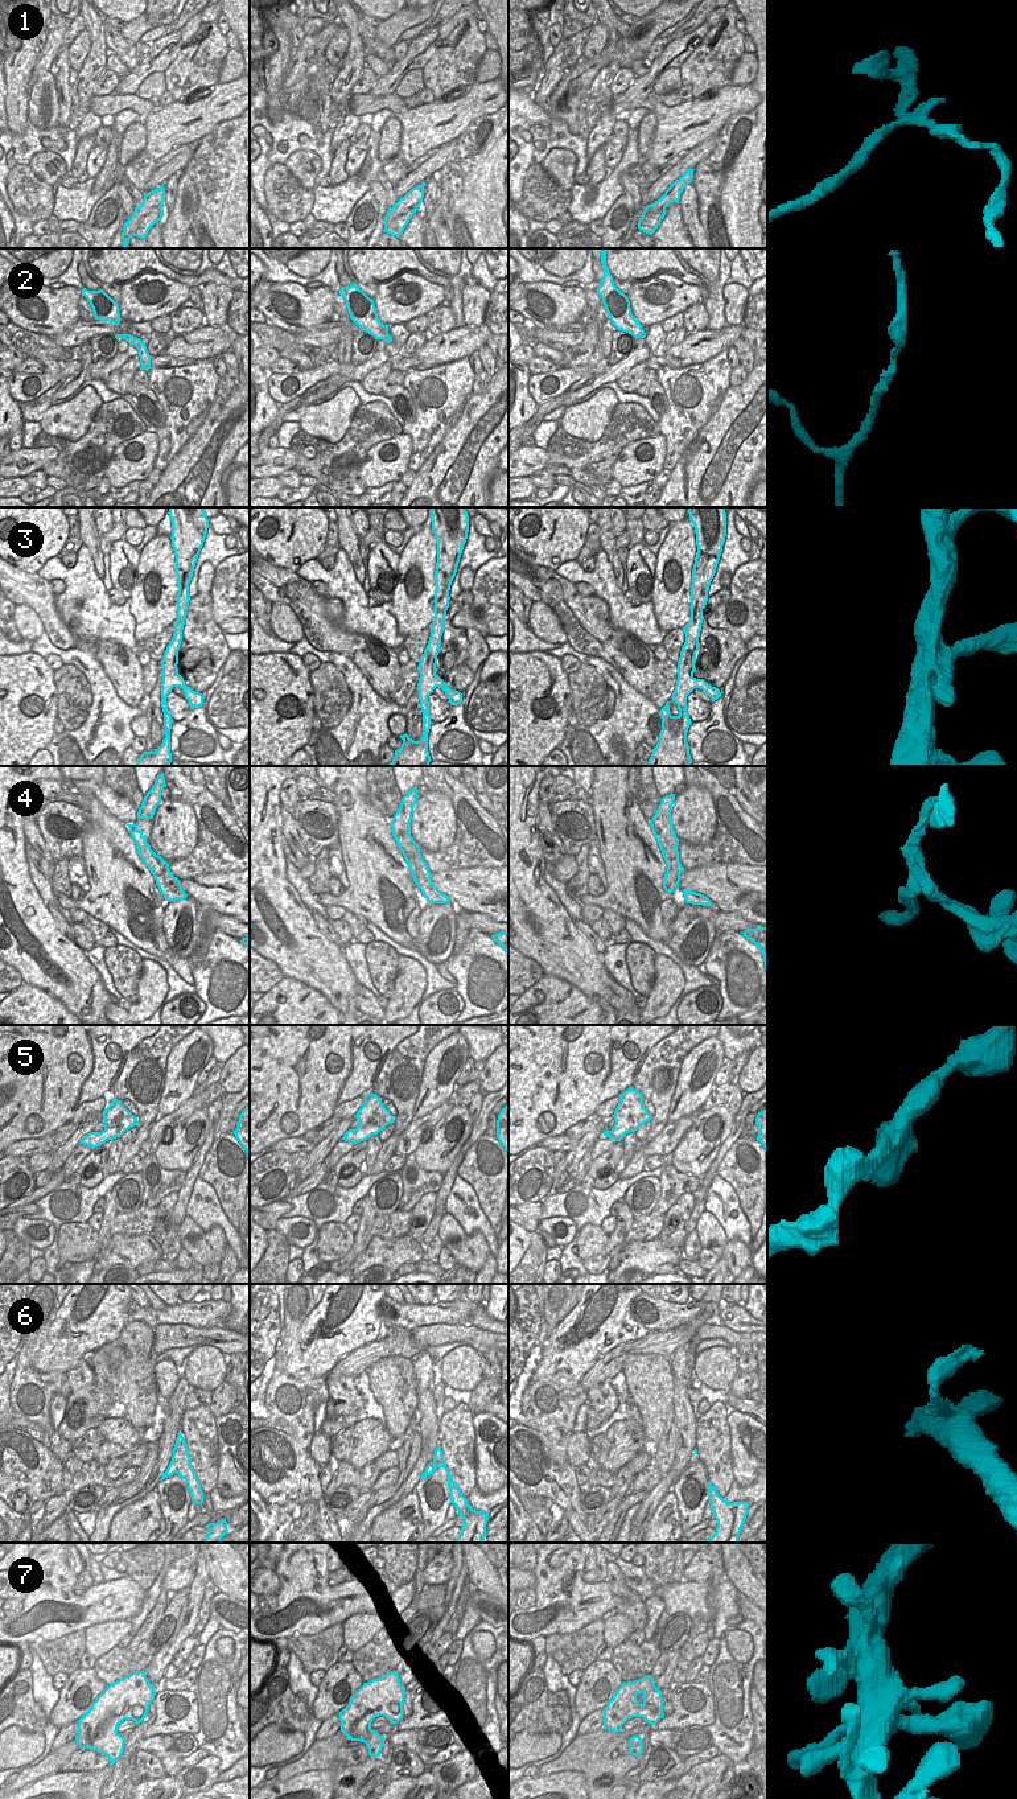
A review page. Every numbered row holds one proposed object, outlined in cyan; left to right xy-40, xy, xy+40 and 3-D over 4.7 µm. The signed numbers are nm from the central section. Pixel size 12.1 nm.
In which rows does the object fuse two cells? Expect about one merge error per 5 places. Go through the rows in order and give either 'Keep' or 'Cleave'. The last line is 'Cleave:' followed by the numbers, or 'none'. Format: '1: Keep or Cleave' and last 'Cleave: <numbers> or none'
1: Cleave
2: Keep
3: Keep
4: Cleave
5: Keep
6: Keep
7: Keep
Cleave: 1, 4

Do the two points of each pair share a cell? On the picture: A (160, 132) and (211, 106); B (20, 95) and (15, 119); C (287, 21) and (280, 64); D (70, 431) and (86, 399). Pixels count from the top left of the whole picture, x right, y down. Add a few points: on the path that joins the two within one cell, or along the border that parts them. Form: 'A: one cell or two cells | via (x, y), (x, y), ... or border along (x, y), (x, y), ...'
A: one cell | via (173, 126), (198, 114)
B: one cell | via (16, 101), (16, 114)
C: one cell | via (284, 32), (284, 53)
D: one cell | via (70, 423), (83, 407)

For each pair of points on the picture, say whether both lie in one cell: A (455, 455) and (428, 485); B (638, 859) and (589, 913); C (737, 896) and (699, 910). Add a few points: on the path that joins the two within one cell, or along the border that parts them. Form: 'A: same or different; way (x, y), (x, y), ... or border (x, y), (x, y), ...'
A: same; way (448, 462), (433, 477)
B: different; border (583, 904), (595, 904), (604, 909)
C: different; border (715, 906), (727, 912), (737, 912), (744, 918)

